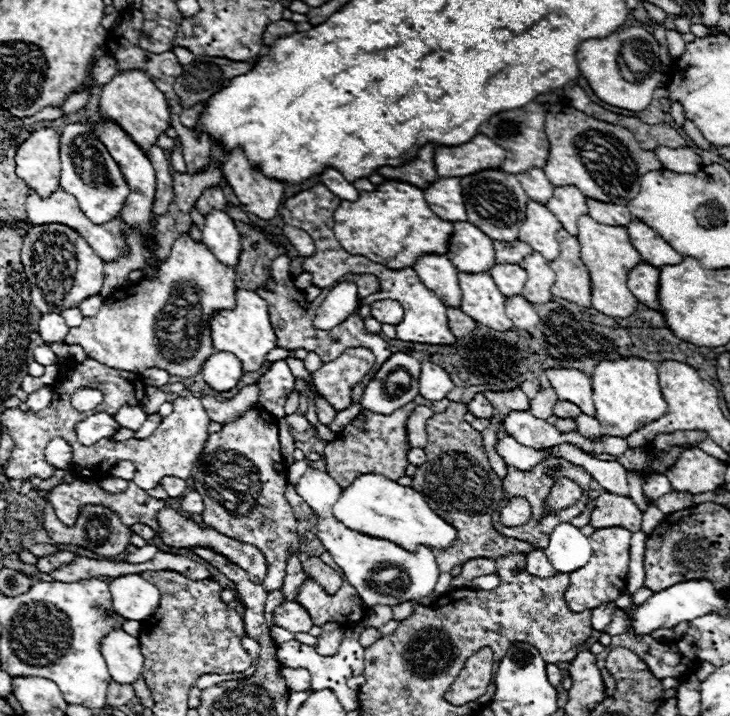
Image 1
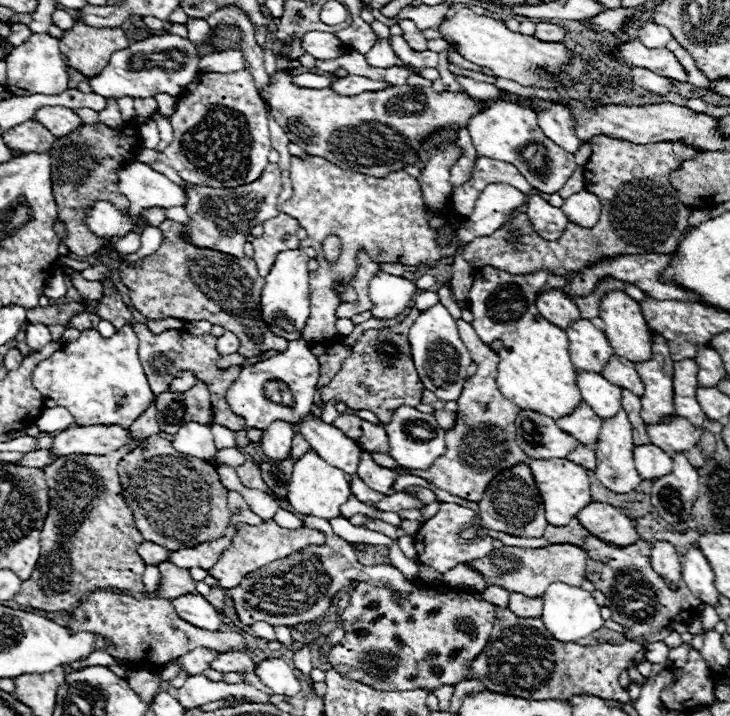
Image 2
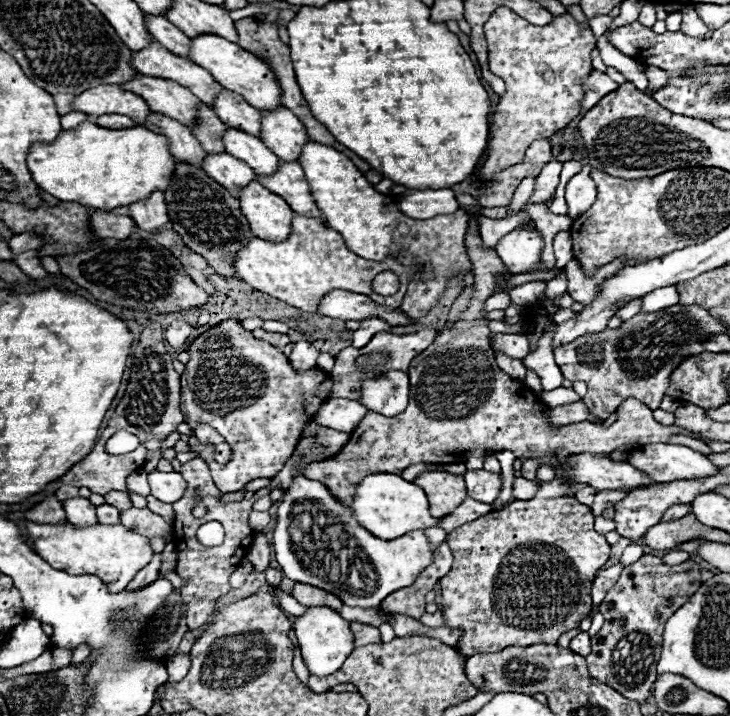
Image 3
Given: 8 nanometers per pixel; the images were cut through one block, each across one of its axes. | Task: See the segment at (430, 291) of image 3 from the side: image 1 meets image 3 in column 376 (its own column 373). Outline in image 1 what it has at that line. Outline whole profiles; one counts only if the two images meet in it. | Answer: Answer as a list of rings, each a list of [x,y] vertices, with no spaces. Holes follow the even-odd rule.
[[[388,180],[374,192],[360,192],[360,200],[346,202],[334,210],[334,234],[350,254],[364,254],[388,268],[414,268],[422,254],[446,254],[452,222],[440,220],[428,206],[424,192],[406,182]]]

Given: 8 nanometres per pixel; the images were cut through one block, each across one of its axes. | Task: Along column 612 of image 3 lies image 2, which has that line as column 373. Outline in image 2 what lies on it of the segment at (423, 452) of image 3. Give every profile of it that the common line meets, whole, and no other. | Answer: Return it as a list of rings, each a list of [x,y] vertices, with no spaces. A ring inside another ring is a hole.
[[[364,420],[362,422],[362,436],[356,442],[366,452],[374,452],[374,450],[388,452],[388,436],[386,436],[384,424],[370,424]]]

